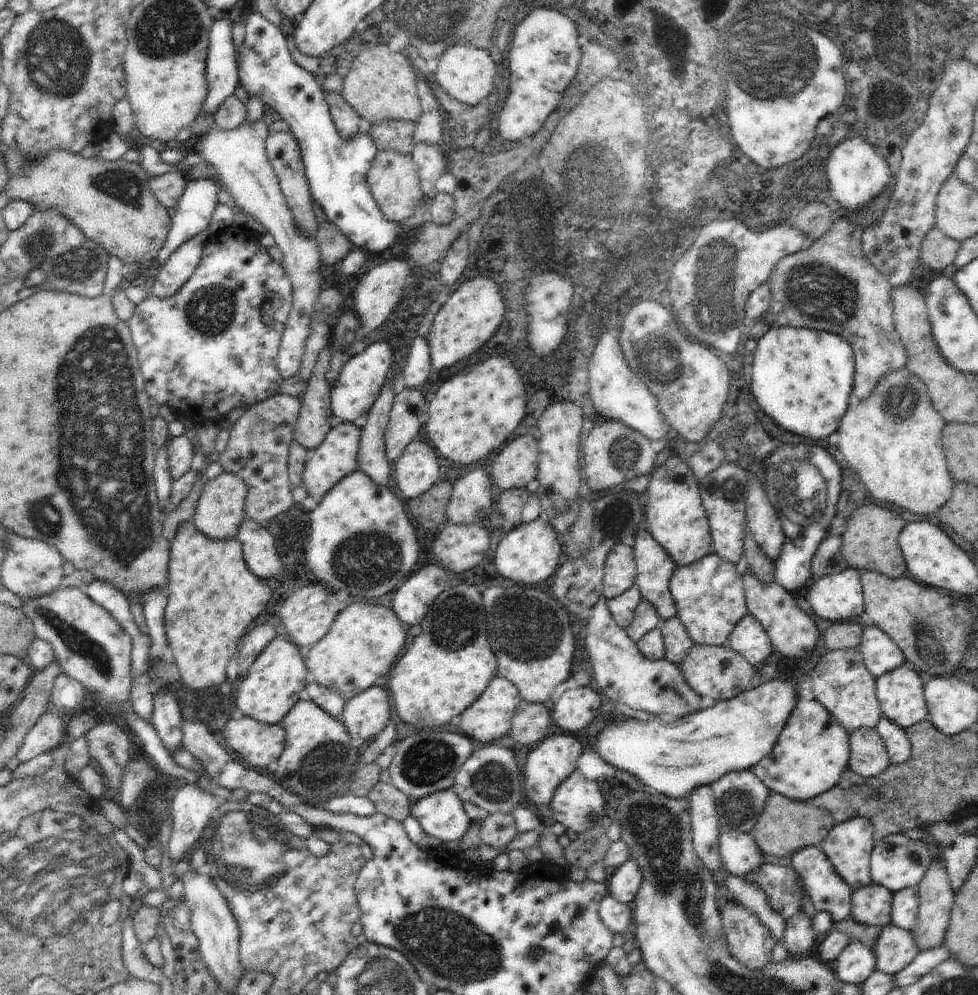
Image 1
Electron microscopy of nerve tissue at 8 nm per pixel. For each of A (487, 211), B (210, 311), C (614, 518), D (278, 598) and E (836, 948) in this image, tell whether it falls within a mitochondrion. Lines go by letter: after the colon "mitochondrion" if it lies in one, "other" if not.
A: mitochondrion
B: mitochondrion
C: mitochondrion
D: other
E: other

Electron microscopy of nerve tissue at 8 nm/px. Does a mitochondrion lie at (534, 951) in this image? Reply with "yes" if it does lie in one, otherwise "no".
yes

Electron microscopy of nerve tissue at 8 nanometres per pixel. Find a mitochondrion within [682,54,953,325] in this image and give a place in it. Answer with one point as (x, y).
(722, 173)

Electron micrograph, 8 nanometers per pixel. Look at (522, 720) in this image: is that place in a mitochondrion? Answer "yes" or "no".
no

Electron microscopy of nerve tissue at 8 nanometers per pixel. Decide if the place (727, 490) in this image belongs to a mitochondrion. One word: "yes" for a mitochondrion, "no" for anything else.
yes

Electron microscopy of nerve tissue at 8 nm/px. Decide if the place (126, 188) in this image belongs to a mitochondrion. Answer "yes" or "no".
yes

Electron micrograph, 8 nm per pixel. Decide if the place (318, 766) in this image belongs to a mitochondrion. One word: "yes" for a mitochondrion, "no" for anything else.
yes

